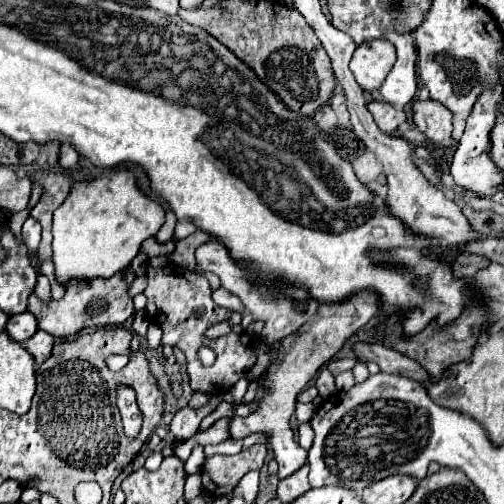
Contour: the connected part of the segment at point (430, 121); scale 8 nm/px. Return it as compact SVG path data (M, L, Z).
M427 99L427 101L415 101L413 103L413 121L417 129L433 143L441 143L445 139L451 139L453 123L451 123L451 111L447 111L443 105Z

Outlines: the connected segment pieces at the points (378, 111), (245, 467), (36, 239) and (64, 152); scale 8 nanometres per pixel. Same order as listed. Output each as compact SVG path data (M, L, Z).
M371 101L367 105L367 109L371 111L377 127L383 131L383 133L391 133L395 131L401 123L405 123L405 113L401 109L395 109L393 105L387 105L387 103L381 103L381 101Z
M253 445L249 449L243 449L239 455L213 455L205 459L203 463L203 489L215 493L215 495L225 495L235 485L239 479L253 469L261 469L265 461L267 449L265 445Z
M29 217L22 226L21 235L29 251L37 251L41 240L42 228L39 222Z
M61 145L59 163L61 163L63 167L73 167L73 165L77 165L77 151L75 151L71 145Z

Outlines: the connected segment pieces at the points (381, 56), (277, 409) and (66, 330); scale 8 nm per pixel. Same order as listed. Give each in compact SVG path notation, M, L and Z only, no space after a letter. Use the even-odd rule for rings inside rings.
M371 39L355 49L351 71L363 91L375 91L395 63L395 47L387 39Z
M375 289L357 291L351 297L337 301L337 303L323 303L319 311L295 333L281 341L279 361L271 365L271 369L259 377L261 387L269 387L263 401L259 403L257 411L253 411L249 417L233 417L229 423L229 437L243 439L255 431L269 433L267 443L275 451L275 459L279 463L279 479L285 479L293 475L297 469L301 469L307 463L307 451L295 441L293 431L289 429L289 417L295 411L295 397L299 391L307 387L307 383L317 375L319 367L325 365L341 347L343 343L357 333L361 327L365 327L373 317L379 315L381 301L379 293Z
M117 273L111 279L69 279L65 285L65 295L59 301L43 301L31 293L27 311L37 317L39 329L61 341L91 325L91 319L129 319L133 315L133 297L129 295L129 285L123 281L123 273ZM101 303L105 303L107 309L101 309Z

